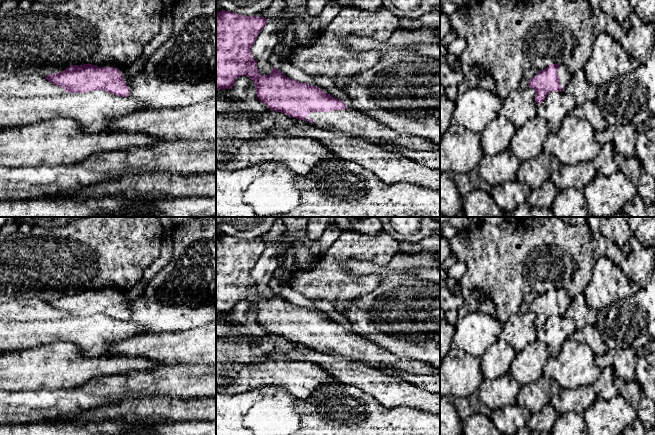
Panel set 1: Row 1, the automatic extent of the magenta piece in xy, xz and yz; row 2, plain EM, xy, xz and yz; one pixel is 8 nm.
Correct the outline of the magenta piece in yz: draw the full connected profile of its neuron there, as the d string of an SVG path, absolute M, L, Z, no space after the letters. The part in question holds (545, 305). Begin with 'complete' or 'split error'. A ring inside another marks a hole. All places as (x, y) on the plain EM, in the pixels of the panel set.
split error | M550 288L530 303L529 311L535 314L537 329L541 328L552 315L564 315L572 298L565 289Z

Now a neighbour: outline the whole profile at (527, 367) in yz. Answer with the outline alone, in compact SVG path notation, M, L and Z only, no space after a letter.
M536 340L517 353L509 372L521 386L530 384L541 379L549 358L547 346Z

